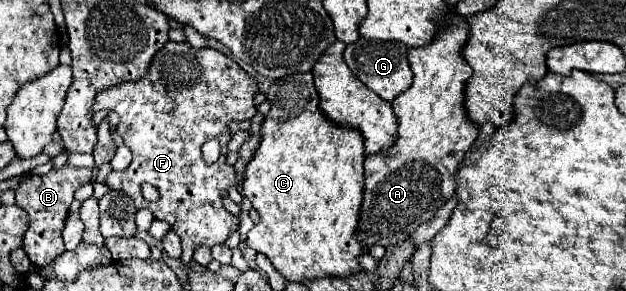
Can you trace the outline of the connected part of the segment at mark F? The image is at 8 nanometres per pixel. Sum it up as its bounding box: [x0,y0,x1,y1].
[92,40,258,262]

